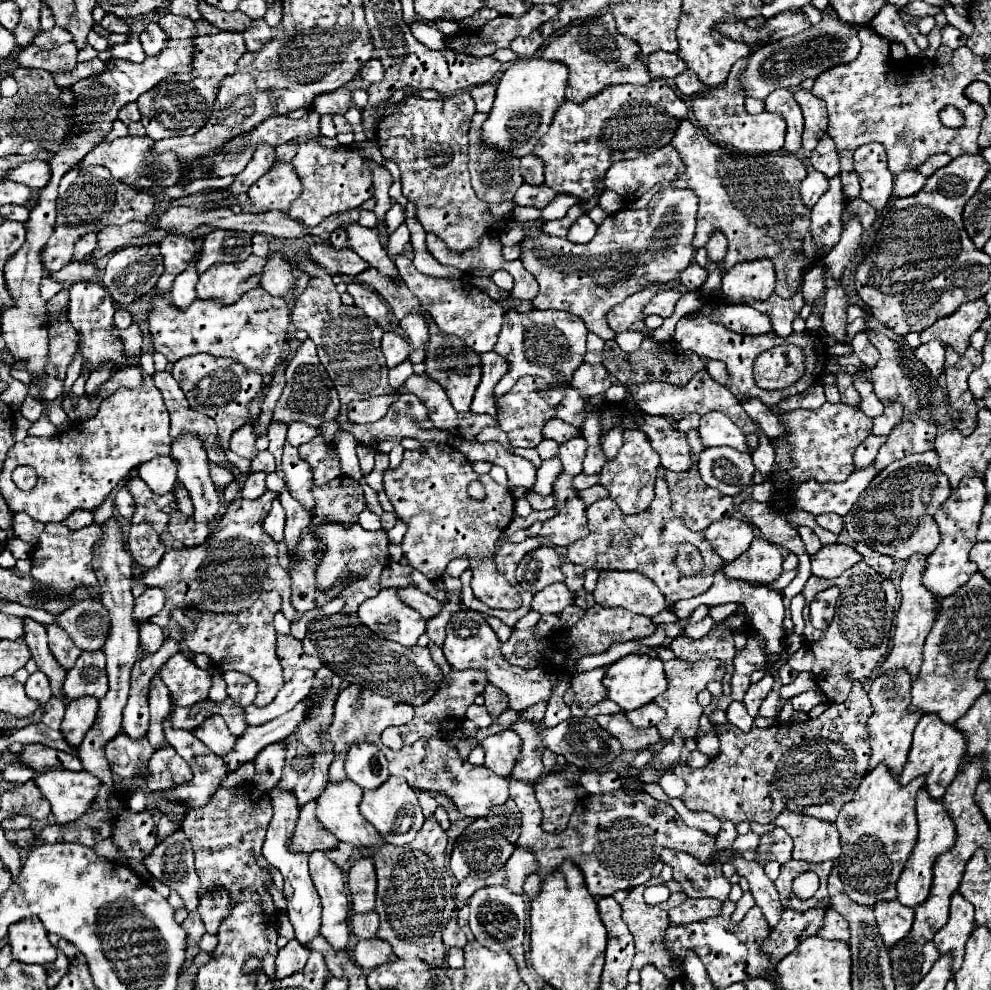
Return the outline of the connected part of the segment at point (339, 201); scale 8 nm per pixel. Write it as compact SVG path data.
M303 142L297 148L293 166L303 180L303 192L299 200L295 200L295 206L291 206L289 216L307 226L317 226L323 218L335 212L357 208L373 196L371 170L353 148L325 148L315 142Z

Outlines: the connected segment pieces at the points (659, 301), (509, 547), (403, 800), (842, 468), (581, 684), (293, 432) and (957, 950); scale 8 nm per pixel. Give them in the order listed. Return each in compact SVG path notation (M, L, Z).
M663 288L663 292L659 292L659 296L655 296L655 300L651 300L647 304L645 314L659 314L659 316L667 318L673 314L673 308L679 298L681 298L681 292L677 288L669 288L669 290Z
M527 538L525 542L519 542L519 544L511 544L511 542L505 542L501 546L501 550L495 554L495 564L497 564L497 570L507 576L509 584L515 586L515 568L519 564L519 560L541 546L541 538Z
M393 776L385 784L381 784L377 790L363 792L361 814L377 828L377 832L385 838L385 842L393 846L409 844L425 822L415 790L403 778L393 778Z
M825 402L817 410L795 410L783 416L787 420L787 428L791 428L791 452L783 448L783 442L775 442L775 462L785 468L791 476L793 486L797 480L815 478L819 482L843 482L853 472L853 452L855 448L871 434L873 418L865 416L859 408L849 404L831 404Z
M595 668L591 672L581 672L571 680L571 688L575 690L575 702L571 706L571 714L583 718L587 710L601 700L607 698L607 688L603 686L603 668Z
M293 422L289 426L289 430L287 430L287 442L291 446L301 446L307 440L311 440L315 434L317 434L317 428L313 428L313 426L305 424L305 422Z
M955 892L951 896L951 910L949 910L949 920L947 924L935 932L935 946L937 950L943 952L951 952L955 956L955 968L953 972L957 972L961 968L963 962L963 950L965 950L965 942L971 936L975 928L975 920L973 920L973 908L971 902L967 902L959 892Z

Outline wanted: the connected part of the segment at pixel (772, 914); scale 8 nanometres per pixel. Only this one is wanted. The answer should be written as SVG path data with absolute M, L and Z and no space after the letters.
M735 856L731 864L735 864L735 870L739 876L747 878L749 890L755 896L757 906L763 910L769 928L773 928L781 920L781 912L783 912L775 884L765 876L763 866L759 862L745 862L741 856Z

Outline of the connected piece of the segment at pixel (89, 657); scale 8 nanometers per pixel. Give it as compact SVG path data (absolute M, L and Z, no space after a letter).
M81 652L75 666L67 670L67 678L63 684L63 692L69 700L81 696L103 698L107 692L107 672L105 672L105 654L97 652Z

